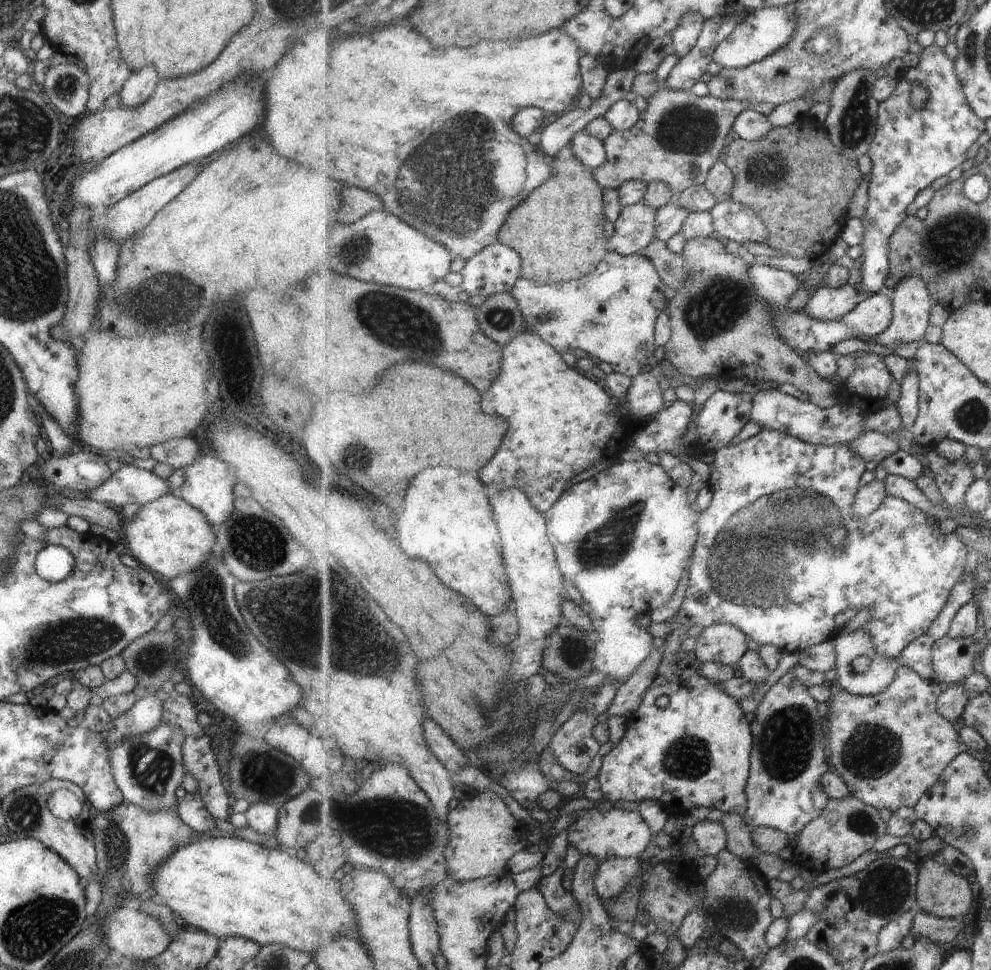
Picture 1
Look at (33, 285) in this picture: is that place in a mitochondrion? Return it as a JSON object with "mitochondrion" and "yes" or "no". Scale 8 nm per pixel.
{"mitochondrion":"yes"}

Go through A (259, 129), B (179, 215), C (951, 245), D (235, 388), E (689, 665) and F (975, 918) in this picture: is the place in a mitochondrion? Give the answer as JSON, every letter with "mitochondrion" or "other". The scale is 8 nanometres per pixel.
{"A":"other","B":"other","C":"mitochondrion","D":"other","E":"other","F":"other"}

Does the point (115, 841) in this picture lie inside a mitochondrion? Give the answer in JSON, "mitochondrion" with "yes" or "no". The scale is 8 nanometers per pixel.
{"mitochondrion":"yes"}

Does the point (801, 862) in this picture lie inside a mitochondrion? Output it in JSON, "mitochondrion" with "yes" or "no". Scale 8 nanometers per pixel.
{"mitochondrion":"no"}

